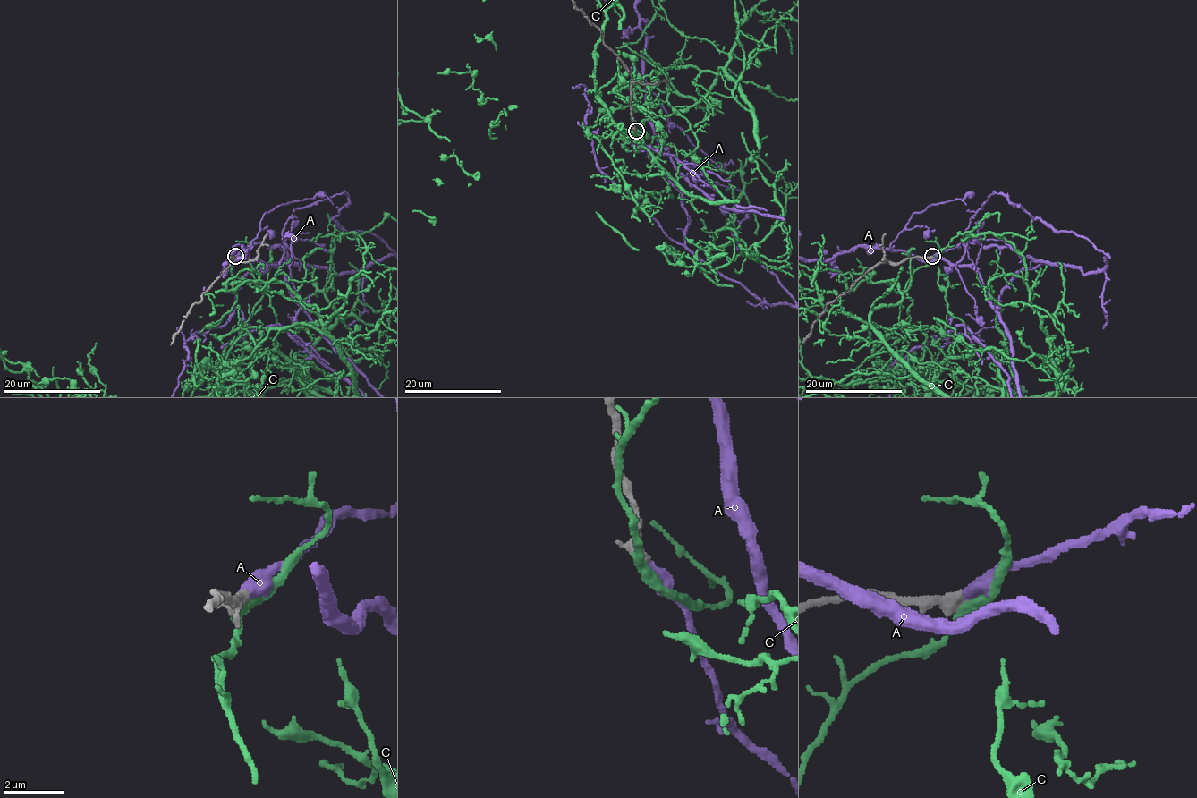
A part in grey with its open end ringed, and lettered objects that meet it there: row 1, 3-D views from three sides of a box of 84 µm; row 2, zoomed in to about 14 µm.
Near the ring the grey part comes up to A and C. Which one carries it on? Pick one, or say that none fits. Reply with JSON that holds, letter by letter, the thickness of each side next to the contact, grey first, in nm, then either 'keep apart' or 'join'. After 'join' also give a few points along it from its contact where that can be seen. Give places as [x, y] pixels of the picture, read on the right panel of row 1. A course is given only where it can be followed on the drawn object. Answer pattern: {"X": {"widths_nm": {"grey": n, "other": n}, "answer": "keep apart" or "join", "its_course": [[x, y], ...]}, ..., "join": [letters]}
{"A": {"widths_nm": {"grey": 480, "other": 440}, "answer": "join"}, "C": {"widths_nm": {"grey": 360, "other": 300}, "answer": "keep apart"}, "join": ["A"]}

